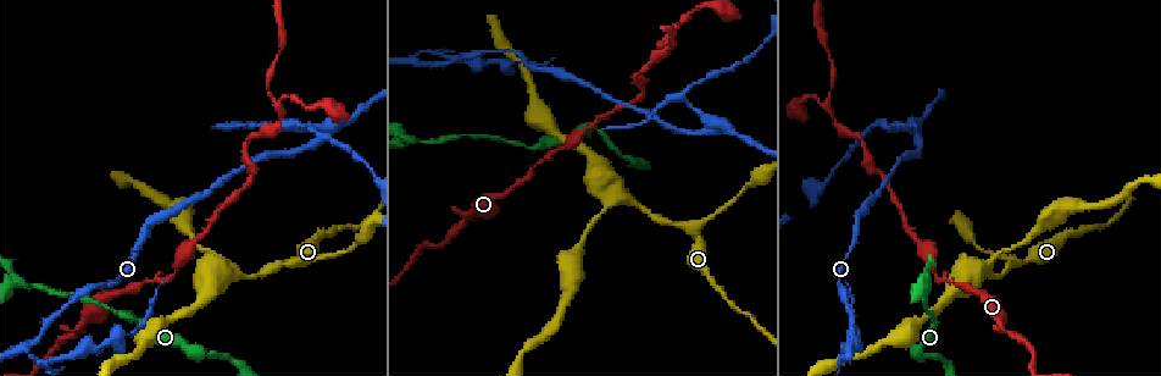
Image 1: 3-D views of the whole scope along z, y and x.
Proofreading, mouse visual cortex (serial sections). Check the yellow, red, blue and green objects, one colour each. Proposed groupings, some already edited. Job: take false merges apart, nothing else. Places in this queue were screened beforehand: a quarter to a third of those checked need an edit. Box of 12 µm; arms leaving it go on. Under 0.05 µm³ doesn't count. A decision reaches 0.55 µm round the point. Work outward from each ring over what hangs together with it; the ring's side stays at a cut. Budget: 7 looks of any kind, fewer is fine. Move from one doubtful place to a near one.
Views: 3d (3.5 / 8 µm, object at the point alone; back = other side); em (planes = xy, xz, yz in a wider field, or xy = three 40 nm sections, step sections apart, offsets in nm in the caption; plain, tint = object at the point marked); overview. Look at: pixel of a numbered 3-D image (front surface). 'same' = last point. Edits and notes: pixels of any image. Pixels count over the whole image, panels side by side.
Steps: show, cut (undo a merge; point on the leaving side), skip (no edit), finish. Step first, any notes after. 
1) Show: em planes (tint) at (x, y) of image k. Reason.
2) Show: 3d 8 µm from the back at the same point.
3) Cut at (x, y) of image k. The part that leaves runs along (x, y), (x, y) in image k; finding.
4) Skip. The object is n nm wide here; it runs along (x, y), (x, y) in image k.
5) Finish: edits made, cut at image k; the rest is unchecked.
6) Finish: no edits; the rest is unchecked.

Show: 3d 3.5 µm at (929, 282) of image 1. Sharp bend.

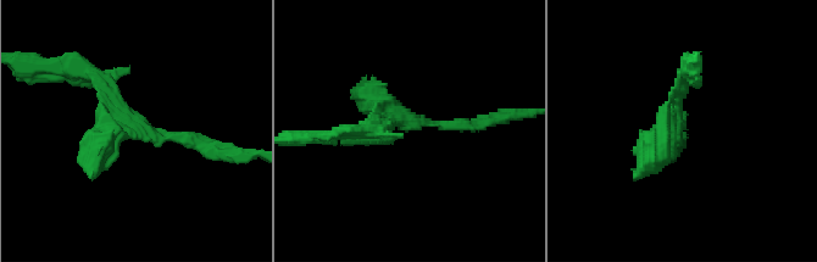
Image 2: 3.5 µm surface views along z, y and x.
Show: em xy step 3 (tint) at (133, 122) of image 2. 3 arms meet here; the arms are 150, 200, 350 nm wide; need the tissue.

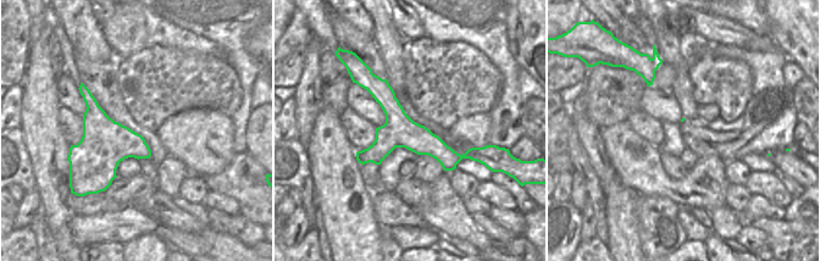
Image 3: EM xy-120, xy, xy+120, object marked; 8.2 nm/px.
Show: em xy step 2 (tint) at the same point. Cut it another way.

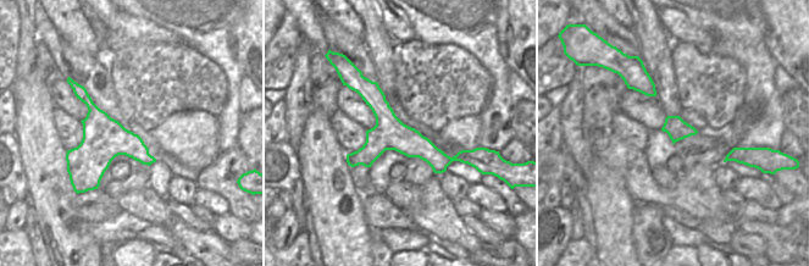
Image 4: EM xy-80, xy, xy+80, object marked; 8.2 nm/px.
Skip. Continuous, no second cell.

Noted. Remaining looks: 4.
Show: 3d 3.5 µm at (852, 344) of image 1. Two arms in line, one across.

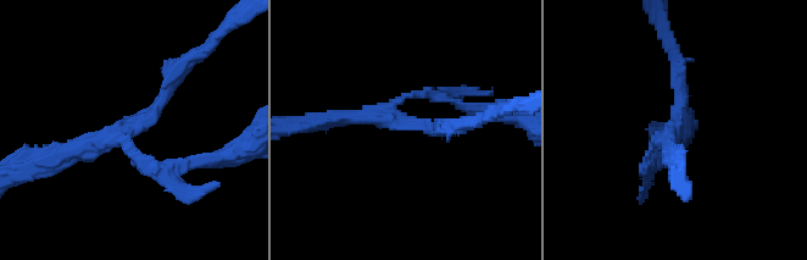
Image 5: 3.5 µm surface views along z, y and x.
Show: em xy step 3 (plain) at (668, 133) of image 5. 3 arms meet here; the arms are 150, 200, 200 nm wide; need the tissue.

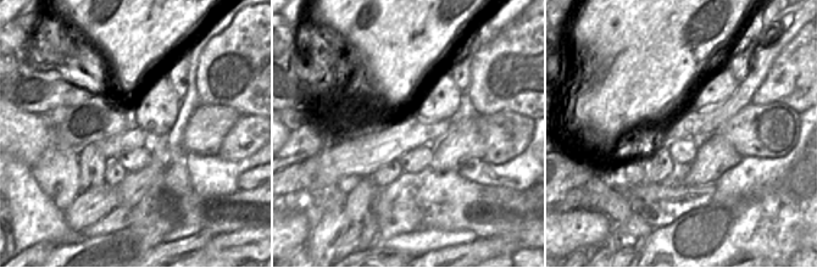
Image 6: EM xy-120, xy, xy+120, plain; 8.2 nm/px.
Show: em xy step 3 (tint) at the same point.

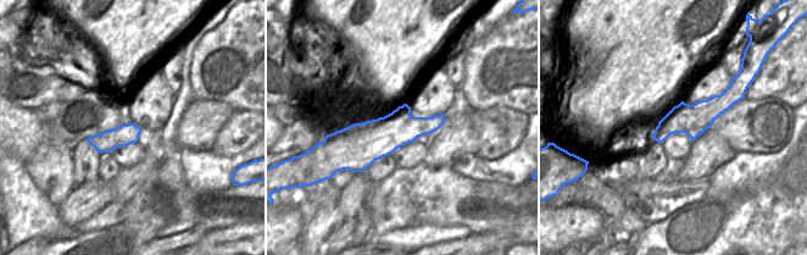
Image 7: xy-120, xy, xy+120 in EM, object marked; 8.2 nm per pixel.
Cut at (143, 164) of image 5. The part that leaves runs along (120, 136), (154, 166), (221, 155) in image 5; two cells meet here.

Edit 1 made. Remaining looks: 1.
Finish: edits made, cut at image 5; the rest is unchecked.

